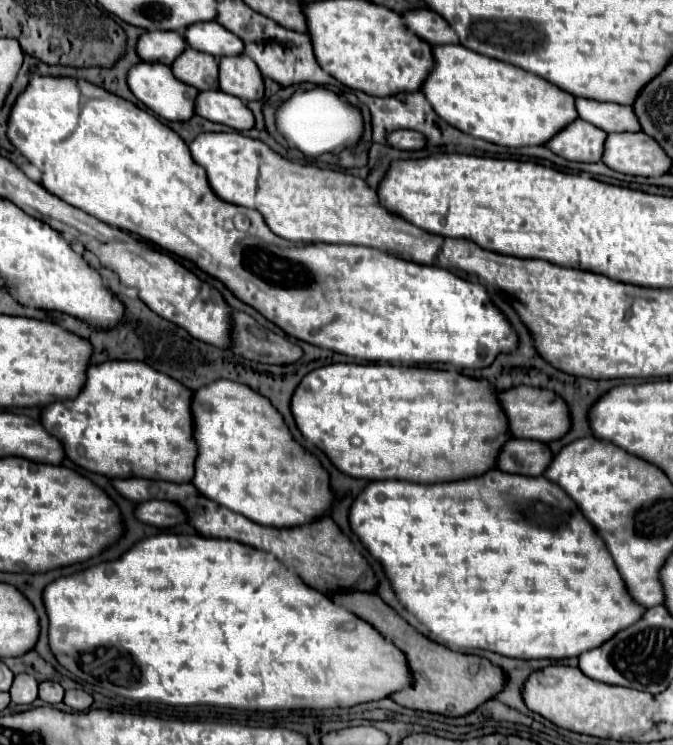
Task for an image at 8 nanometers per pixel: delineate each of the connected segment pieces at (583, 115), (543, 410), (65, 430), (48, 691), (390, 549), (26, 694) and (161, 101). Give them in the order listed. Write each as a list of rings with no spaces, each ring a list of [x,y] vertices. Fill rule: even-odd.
[[[576,99],[576,111],[580,119],[596,125],[606,133],[620,133],[620,131],[638,131],[638,119],[634,111],[626,105],[618,103],[604,103],[594,99]]]
[[[520,385],[520,387],[508,389],[508,391],[500,391],[500,393],[496,393],[496,397],[498,397],[498,403],[500,403],[504,415],[508,417],[508,427],[510,427],[512,437],[548,443],[548,441],[560,439],[570,429],[570,415],[568,415],[566,403],[562,401],[562,397],[558,397],[556,393],[552,393],[548,389]]]
[[[104,361],[86,369],[86,381],[74,399],[54,401],[42,407],[40,419],[44,429],[62,443],[66,457],[82,469],[106,477],[146,477],[188,483],[194,477],[196,459],[196,445],[190,433],[190,395],[182,383],[150,369],[142,361]]]
[[[44,681],[40,683],[40,699],[50,705],[56,705],[64,699],[64,689],[56,681]]]
[[[490,469],[478,477],[468,477],[468,479],[450,481],[450,483],[434,483],[434,485],[420,485],[420,483],[410,483],[410,481],[372,481],[352,501],[350,513],[348,513],[348,523],[350,523],[352,533],[364,545],[364,549],[376,561],[380,561],[380,565],[392,585],[392,591],[396,593],[396,597],[404,605],[404,609],[410,611],[418,619],[418,623],[422,623],[426,629],[430,629],[438,641],[442,641],[454,649],[486,649],[486,651],[494,651],[498,655],[514,657],[514,659],[578,657],[582,651],[602,645],[612,635],[616,635],[620,629],[630,627],[644,613],[644,609],[628,597],[622,577],[620,577],[610,553],[606,551],[604,541],[594,533],[594,527],[584,519],[584,515],[578,511],[574,501],[570,497],[566,497],[566,493],[558,485],[554,485],[554,483],[550,485],[550,481],[546,477],[510,475],[500,469]]]
[[[16,675],[14,677],[14,683],[10,687],[10,695],[12,695],[12,701],[14,703],[20,703],[20,705],[28,705],[32,703],[36,697],[38,697],[38,683],[32,675]]]
[[[142,61],[134,67],[130,67],[126,81],[128,81],[130,91],[136,95],[136,99],[142,101],[158,117],[168,119],[168,121],[188,121],[194,115],[194,97],[198,95],[198,89],[194,89],[182,81],[176,81],[170,67],[166,67],[162,63],[144,63]]]

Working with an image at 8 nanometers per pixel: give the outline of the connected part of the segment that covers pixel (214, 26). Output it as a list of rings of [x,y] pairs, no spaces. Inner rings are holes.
[[[202,21],[202,23],[188,25],[182,35],[184,35],[184,41],[188,47],[208,53],[212,57],[240,55],[242,47],[244,47],[236,35],[228,33],[216,21]]]

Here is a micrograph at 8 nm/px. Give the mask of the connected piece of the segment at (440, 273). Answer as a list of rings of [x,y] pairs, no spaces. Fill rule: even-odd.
[[[34,73],[26,85],[26,89],[16,97],[12,109],[10,109],[10,117],[8,117],[8,129],[6,129],[6,137],[10,139],[10,143],[32,163],[40,169],[42,173],[42,185],[46,187],[46,191],[50,191],[52,195],[60,197],[62,201],[66,201],[72,207],[78,207],[90,215],[94,215],[96,219],[104,221],[106,225],[112,227],[120,227],[120,229],[128,229],[136,235],[140,235],[142,239],[148,239],[156,245],[160,245],[162,249],[186,257],[190,261],[194,261],[202,271],[206,271],[208,275],[220,279],[238,299],[242,299],[244,303],[252,305],[254,309],[258,309],[266,319],[270,319],[272,323],[276,323],[280,329],[284,329],[288,335],[312,343],[316,347],[324,347],[336,353],[344,353],[352,359],[358,361],[366,361],[366,363],[388,363],[388,365],[410,365],[412,363],[450,363],[450,365],[458,365],[464,369],[484,369],[488,367],[500,353],[512,353],[514,349],[518,349],[518,333],[514,331],[514,327],[510,325],[508,317],[492,303],[490,295],[486,293],[484,285],[478,283],[470,283],[464,281],[460,277],[456,277],[454,273],[450,273],[448,269],[436,267],[436,265],[420,265],[420,263],[412,263],[412,261],[404,261],[398,257],[392,257],[384,251],[372,249],[372,247],[358,247],[358,245],[328,245],[328,243],[290,243],[286,239],[276,237],[266,225],[264,219],[258,211],[246,209],[246,207],[236,207],[230,203],[220,201],[214,193],[210,193],[210,185],[206,181],[206,171],[202,167],[198,167],[192,159],[190,159],[190,151],[188,145],[166,125],[162,125],[154,115],[150,115],[148,111],[136,107],[132,101],[126,101],[114,93],[108,93],[106,89],[84,81],[84,79],[76,79],[76,77],[52,77],[52,75],[38,75]],[[236,217],[246,217],[248,225],[246,229],[236,227]]]

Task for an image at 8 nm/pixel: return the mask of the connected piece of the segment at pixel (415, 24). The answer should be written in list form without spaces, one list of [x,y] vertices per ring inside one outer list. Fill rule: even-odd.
[[[410,9],[402,13],[404,23],[412,33],[424,39],[430,45],[444,45],[444,43],[458,43],[458,37],[450,29],[450,25],[430,9]]]

